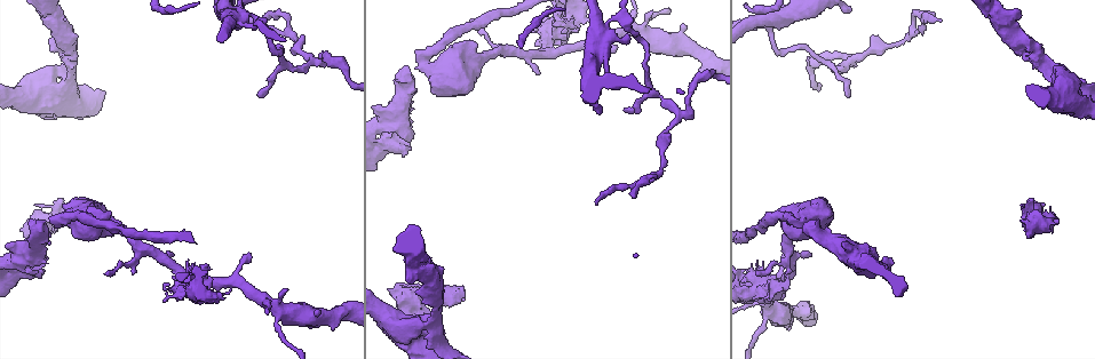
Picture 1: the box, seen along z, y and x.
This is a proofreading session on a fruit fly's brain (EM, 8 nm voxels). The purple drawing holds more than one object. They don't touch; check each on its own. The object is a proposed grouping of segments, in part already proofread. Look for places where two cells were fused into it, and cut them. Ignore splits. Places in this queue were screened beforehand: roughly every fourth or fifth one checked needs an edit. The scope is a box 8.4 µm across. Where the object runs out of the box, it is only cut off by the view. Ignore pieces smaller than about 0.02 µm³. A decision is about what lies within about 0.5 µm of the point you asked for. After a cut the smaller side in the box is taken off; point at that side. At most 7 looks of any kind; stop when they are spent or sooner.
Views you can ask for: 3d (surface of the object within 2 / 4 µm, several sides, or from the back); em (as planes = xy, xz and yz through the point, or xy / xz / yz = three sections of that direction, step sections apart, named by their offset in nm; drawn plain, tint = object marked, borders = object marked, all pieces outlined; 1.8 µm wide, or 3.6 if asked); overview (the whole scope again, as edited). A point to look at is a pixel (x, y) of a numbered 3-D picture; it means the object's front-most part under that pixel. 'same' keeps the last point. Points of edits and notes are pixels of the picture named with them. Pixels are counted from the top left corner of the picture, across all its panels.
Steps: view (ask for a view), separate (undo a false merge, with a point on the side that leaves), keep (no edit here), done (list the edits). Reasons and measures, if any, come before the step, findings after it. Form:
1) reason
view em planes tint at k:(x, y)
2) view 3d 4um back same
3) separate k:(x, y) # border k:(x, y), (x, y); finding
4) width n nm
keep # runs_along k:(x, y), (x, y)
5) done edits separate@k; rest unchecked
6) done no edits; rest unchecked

four arms meet
view em xy step 16 plain at 1:(234, 17)

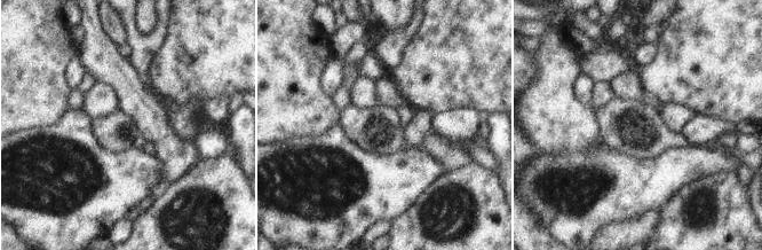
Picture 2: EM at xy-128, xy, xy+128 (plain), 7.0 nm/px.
view em xy step 16 tint same

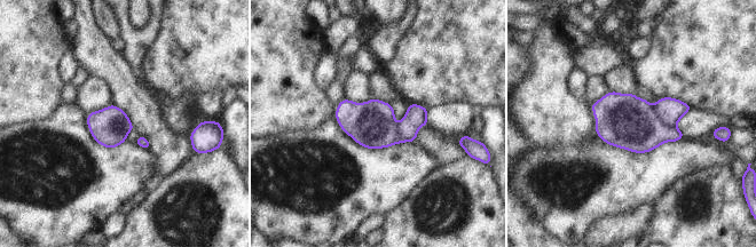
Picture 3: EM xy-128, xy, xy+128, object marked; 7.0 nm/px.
width 280 nm
separate 3:(670, 110) # border 3:(654, 105), (659, 117), (674, 128); two cells meet here

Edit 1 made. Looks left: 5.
thin arm on a thick one
view em xy step 8 tint at 1:(769, 310)

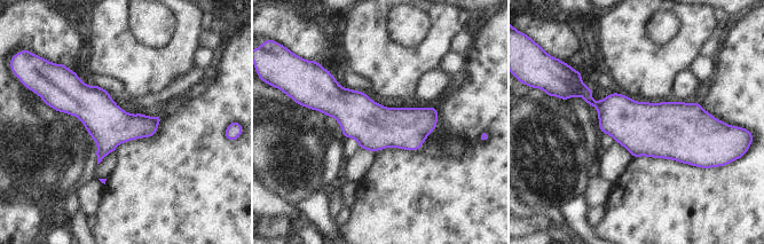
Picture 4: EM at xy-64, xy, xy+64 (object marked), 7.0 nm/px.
view em planes tint same

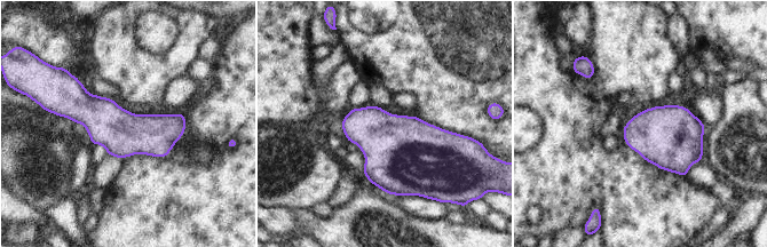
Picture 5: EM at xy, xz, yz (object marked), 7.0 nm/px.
width 320 nm
keep # runs_along 5:(62, 111), (182, 127); one cell here

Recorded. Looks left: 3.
done edits separate@3; rest unchecked

